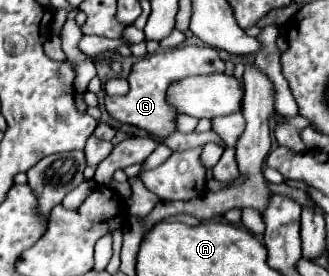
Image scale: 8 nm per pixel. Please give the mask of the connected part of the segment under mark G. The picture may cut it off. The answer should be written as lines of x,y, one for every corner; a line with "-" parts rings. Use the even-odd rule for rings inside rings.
182,45
176,49
168,49
162,53
154,53
154,55
146,55
144,59
140,59
138,63
132,65
130,75
128,75
128,93
122,97
114,97
114,95
106,95
104,97
104,107
108,111
108,115
112,119
116,119
118,123
126,123
126,125
134,125
138,129
148,131
152,137
164,141
164,137
168,137
172,131
176,131
176,117
178,111
168,111
168,87
172,81
180,81
184,77
192,77
192,75
208,75
208,73
224,73
226,65
218,55
218,49
214,47
196,47
196,45

